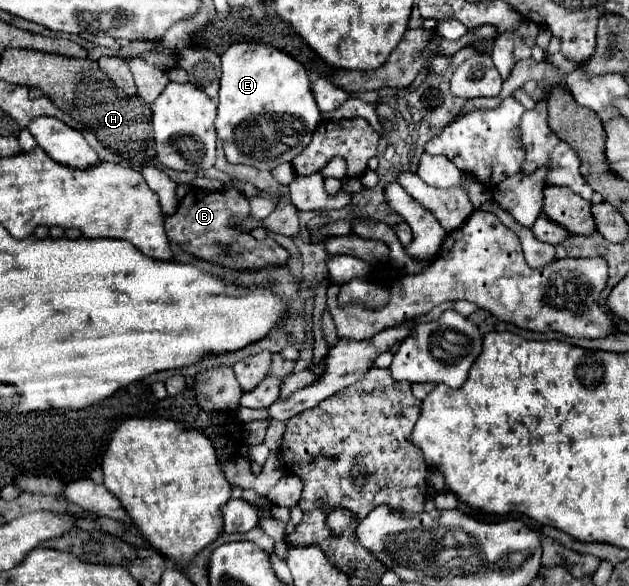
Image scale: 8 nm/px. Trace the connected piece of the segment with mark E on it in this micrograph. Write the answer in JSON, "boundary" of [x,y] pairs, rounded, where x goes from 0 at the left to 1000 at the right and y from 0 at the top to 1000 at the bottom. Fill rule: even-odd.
{"boundary":[[[401,70],[372,73],[356,87],[343,224],[347,237],[353,237],[356,244],[356,261],[366,278],[401,282],[410,288],[436,288],[445,278],[464,275],[493,244],[496,224],[502,220],[509,203],[512,196],[493,155],[493,135],[480,108],[432,77]]]}

